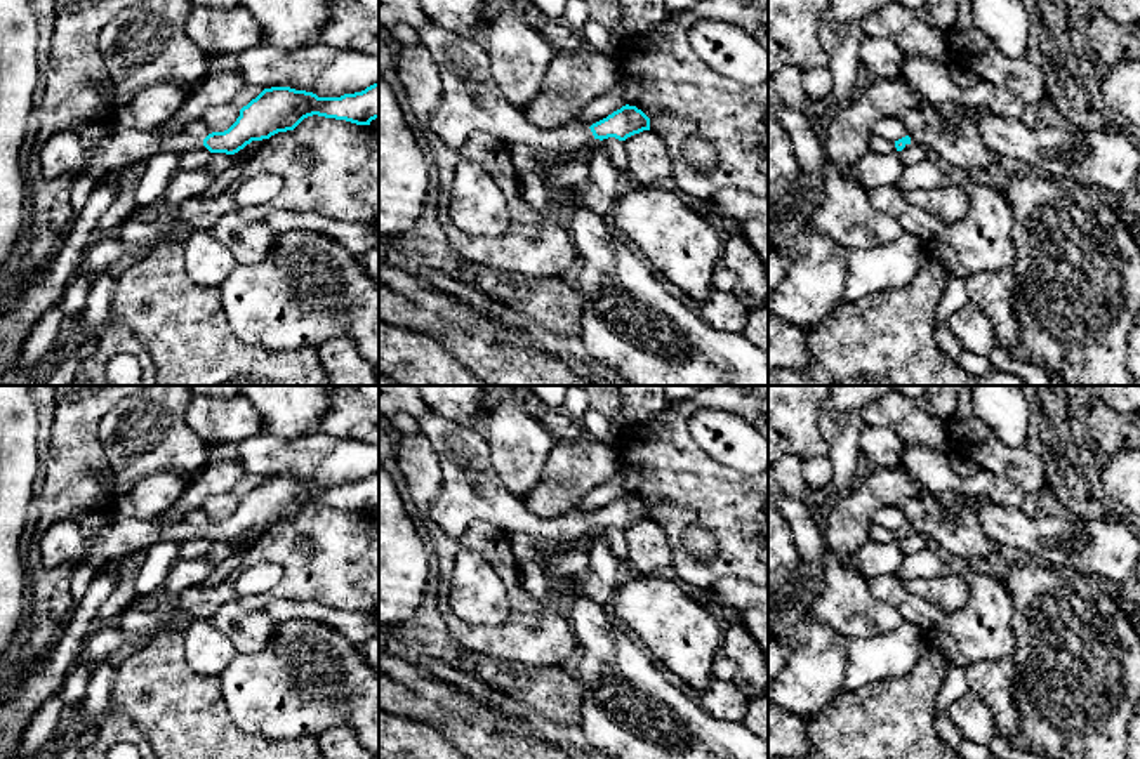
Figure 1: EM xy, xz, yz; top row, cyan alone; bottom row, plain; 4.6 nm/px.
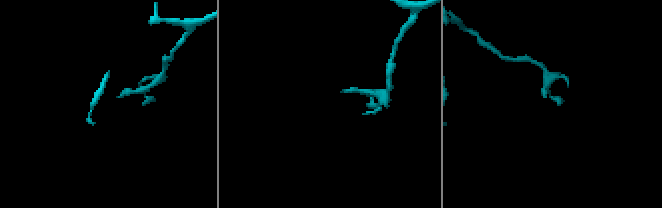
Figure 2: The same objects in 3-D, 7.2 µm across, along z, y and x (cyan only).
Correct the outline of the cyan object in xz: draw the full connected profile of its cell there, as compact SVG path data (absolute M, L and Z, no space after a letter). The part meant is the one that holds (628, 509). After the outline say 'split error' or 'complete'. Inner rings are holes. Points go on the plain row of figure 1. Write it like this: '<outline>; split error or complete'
M426 413L419 419L419 426L436 452L443 474L441 490L428 509L428 519L450 538L461 537L471 523L483 521L507 535L525 533L575 545L586 544L596 528L626 530L650 519L650 507L629 493L591 516L577 511L554 519L537 516L499 481L478 424L457 424Z; split error

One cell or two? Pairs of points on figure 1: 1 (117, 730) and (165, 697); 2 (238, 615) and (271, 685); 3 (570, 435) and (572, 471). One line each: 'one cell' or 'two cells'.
1: two cells
2: two cells
3: two cells

